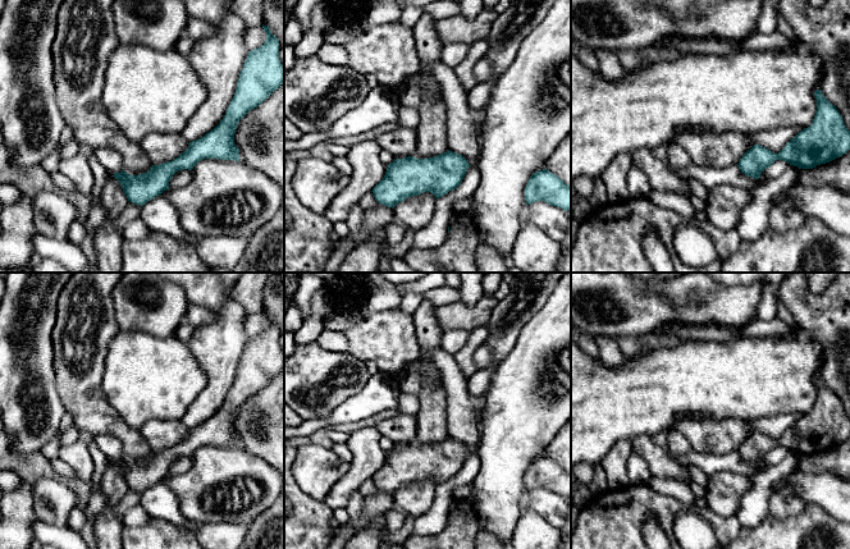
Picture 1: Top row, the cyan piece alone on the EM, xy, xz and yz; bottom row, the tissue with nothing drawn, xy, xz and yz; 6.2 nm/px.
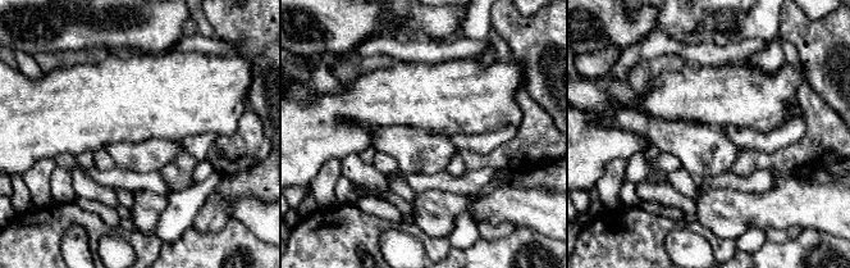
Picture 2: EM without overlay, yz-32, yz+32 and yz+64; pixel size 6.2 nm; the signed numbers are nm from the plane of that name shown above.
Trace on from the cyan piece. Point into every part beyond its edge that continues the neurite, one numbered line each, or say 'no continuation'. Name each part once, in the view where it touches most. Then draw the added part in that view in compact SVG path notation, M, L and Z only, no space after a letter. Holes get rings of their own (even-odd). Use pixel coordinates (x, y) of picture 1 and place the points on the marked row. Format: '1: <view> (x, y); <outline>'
no continuation

